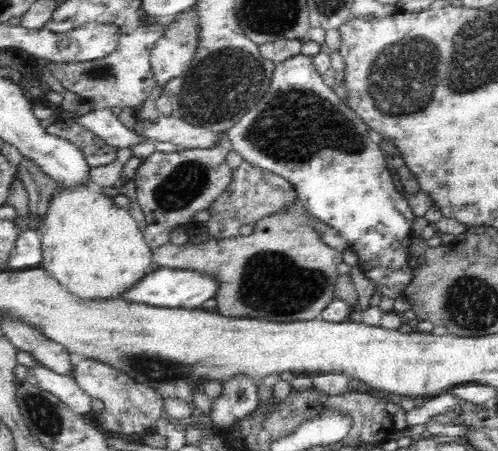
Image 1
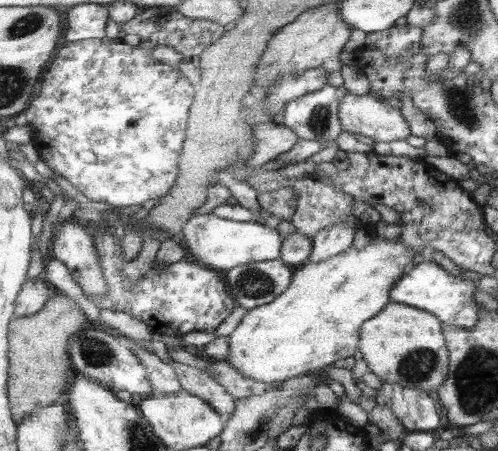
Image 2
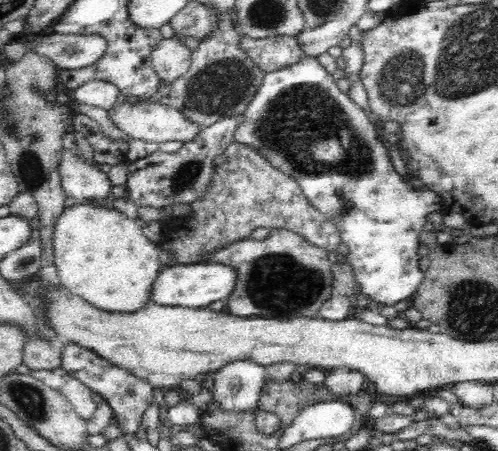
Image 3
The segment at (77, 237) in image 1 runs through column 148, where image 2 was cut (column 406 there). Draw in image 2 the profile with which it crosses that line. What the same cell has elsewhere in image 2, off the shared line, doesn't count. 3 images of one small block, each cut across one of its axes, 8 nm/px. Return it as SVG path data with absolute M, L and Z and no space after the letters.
M381 238L367 240L361 244L359 250L349 248L345 254L337 258L319 262L319 264L305 264L301 270L295 270L293 284L281 298L275 302L249 310L241 320L239 328L229 336L229 358L237 370L241 370L247 378L265 382L271 386L273 382L287 382L293 378L301 378L307 374L315 374L325 366L341 358L355 356L355 348L359 346L363 326L381 314L381 310L391 302L391 290L415 264L415 256L419 252L405 246L403 240L395 238Z

